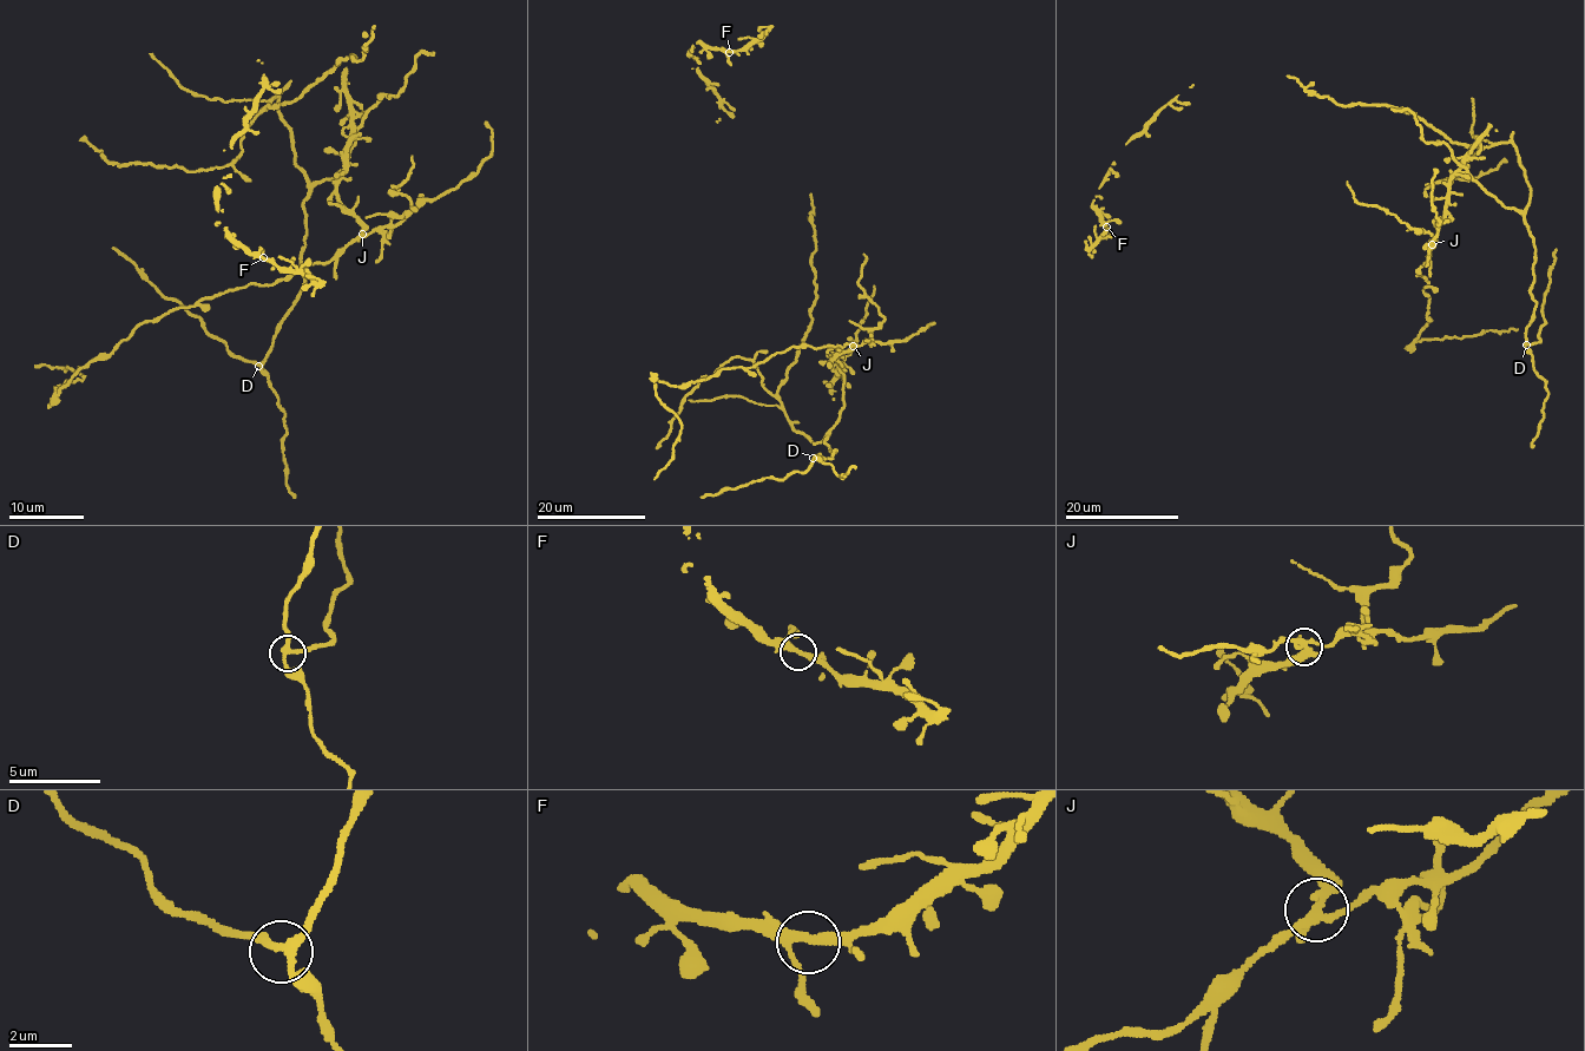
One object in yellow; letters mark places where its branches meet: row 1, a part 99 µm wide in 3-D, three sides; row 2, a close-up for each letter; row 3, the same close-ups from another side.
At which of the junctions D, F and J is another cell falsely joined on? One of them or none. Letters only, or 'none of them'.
J

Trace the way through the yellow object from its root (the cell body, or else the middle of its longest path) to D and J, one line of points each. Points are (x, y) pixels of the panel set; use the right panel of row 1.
D: (1504, 143), (1514, 148), (1531, 192), (1524, 223), (1536, 249), (1530, 293), (1536, 306), (1526, 326), (1526, 345)
J: (1504, 143), (1525, 169), (1527, 205), (1504, 208), (1459, 172), (1432, 244)

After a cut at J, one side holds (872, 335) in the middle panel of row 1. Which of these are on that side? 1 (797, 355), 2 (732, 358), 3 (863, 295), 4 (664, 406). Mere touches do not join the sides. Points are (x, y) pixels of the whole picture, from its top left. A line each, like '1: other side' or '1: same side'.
1: other side
2: other side
3: same side
4: same side

